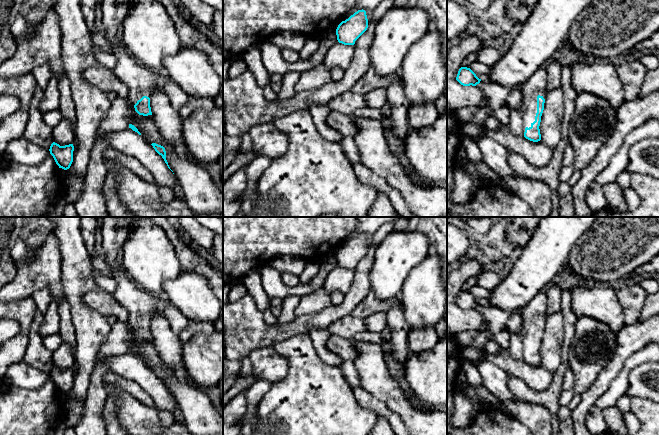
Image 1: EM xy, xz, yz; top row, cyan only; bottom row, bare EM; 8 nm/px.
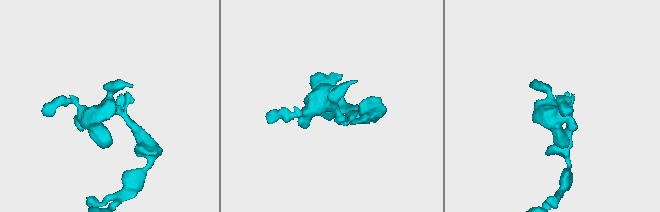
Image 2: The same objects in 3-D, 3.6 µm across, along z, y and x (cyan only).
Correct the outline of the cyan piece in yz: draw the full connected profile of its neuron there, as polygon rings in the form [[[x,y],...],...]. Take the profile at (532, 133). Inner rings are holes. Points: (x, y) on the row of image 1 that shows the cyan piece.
[[[540,67],[520,89],[521,106],[518,111],[523,119],[524,137],[530,141],[541,140],[540,122],[546,98],[546,67]]]

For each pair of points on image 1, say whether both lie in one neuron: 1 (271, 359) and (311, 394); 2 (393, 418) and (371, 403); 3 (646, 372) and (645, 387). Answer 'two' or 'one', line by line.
1: two
2: one
3: one

